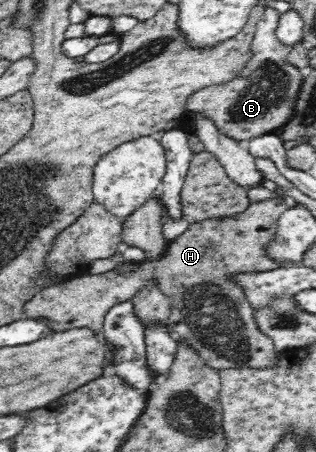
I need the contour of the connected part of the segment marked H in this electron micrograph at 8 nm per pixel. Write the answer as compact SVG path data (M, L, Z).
M277 188L276 197L250 206L234 216L204 219L191 224L179 237L168 244L165 255L159 260L143 261L132 272L119 274L110 270L101 274L83 273L71 280L61 281L57 285L49 285L37 292L24 305L23 318L47 318L49 332L60 332L71 328L85 327L93 330L95 334L103 331L104 317L114 305L130 301L142 287L149 282L155 282L161 291L170 299L171 313L169 314L168 327L177 339L189 342L190 346L202 358L205 365L213 369L239 369L252 367L253 369L269 369L275 367L280 352L276 349L273 340L267 337L256 324L254 311L243 294L243 288L229 280L233 273L253 273L253 271L271 271L280 265L266 256L264 249L276 234L276 225L279 217L289 207L285 204L283 196L285 190Z

